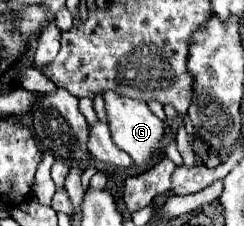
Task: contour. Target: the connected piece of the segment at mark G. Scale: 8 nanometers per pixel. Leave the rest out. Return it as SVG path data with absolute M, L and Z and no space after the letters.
M104 91L102 99L104 99L104 109L108 115L108 127L110 127L114 143L118 143L118 147L122 151L126 151L138 167L148 167L152 163L152 159L164 147L164 125L162 125L162 121L140 99L130 99L130 97L118 95L114 91Z

